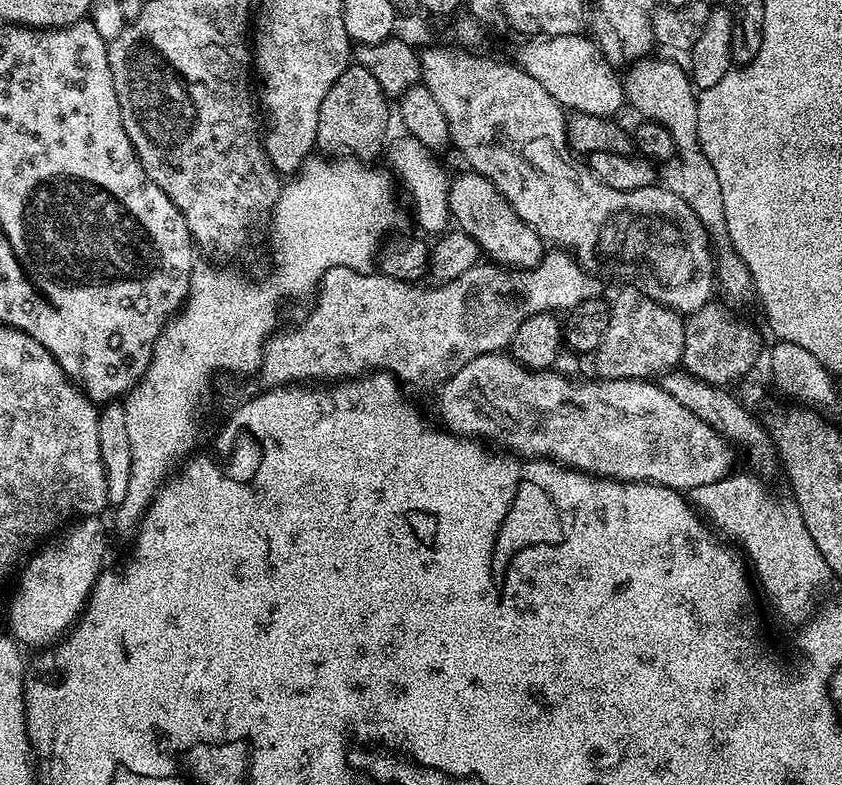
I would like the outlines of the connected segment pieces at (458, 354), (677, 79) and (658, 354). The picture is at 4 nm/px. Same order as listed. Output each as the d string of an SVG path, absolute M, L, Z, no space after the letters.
M568 250L545 251L543 258L527 270L503 270L495 263L479 262L471 266L470 270L466 270L457 280L439 286L429 286L430 288L420 288L424 286L416 282L395 280L383 274L368 275L372 274L369 274L367 271L356 272L354 269L346 266L334 266L330 270L326 270L326 274L320 279L320 287L314 293L316 305L305 314L304 321L301 324L294 325L293 328L286 329L285 332L283 330L277 331L265 344L264 361L260 364L258 373L258 380L261 380L264 386L300 386L305 382L339 382L349 378L359 378L367 373L379 370L391 372L397 380L405 385L417 384L420 388L433 387L432 389L435 389L443 384L445 380L449 380L458 370L462 370L462 366L466 366L474 358L490 354L491 352L504 352L518 334L518 326L522 326L522 322L526 322L526 318L530 318L534 313L553 312L561 314L560 312L564 311L564 313L567 313L569 310L576 309L587 300L593 300L601 295L600 284L595 280L597 277L593 273L587 272L583 264Z
M640 60L623 77L625 99L631 106L647 121L660 123L670 131L674 138L675 148L677 150L676 162L679 165L676 168L676 178L667 180L666 186L672 193L678 194L680 198L694 211L696 217L702 222L704 228L709 234L709 239L715 244L728 244L728 227L725 220L725 207L723 205L722 186L719 185L718 174L711 166L709 159L697 138L697 93L691 81L691 77L676 64L668 60Z
M639 287L624 288L613 300L610 300L608 325L601 344L594 352L596 358L595 372L606 380L646 380L659 378L666 372L671 372L682 361L684 349L684 322L685 317L665 304L654 302Z

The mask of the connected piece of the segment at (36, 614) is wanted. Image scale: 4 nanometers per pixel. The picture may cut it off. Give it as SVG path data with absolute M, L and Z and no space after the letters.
M84 518L73 523L63 533L65 536L61 540L53 539L48 542L53 544L45 543L45 548L41 552L39 549L23 565L19 573L20 585L17 586L16 593L12 596L12 605L8 608L7 631L17 645L25 649L47 649L55 645L79 620L88 603L88 595L96 585L96 577L105 567L102 521L100 518Z

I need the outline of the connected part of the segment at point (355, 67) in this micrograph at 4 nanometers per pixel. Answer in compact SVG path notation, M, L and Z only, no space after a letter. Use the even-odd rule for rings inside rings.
M349 63L348 68L338 74L338 82L326 90L326 98L322 98L316 148L324 154L351 154L357 160L375 161L372 159L379 152L381 155L389 135L388 103L389 97L374 75L360 64Z

